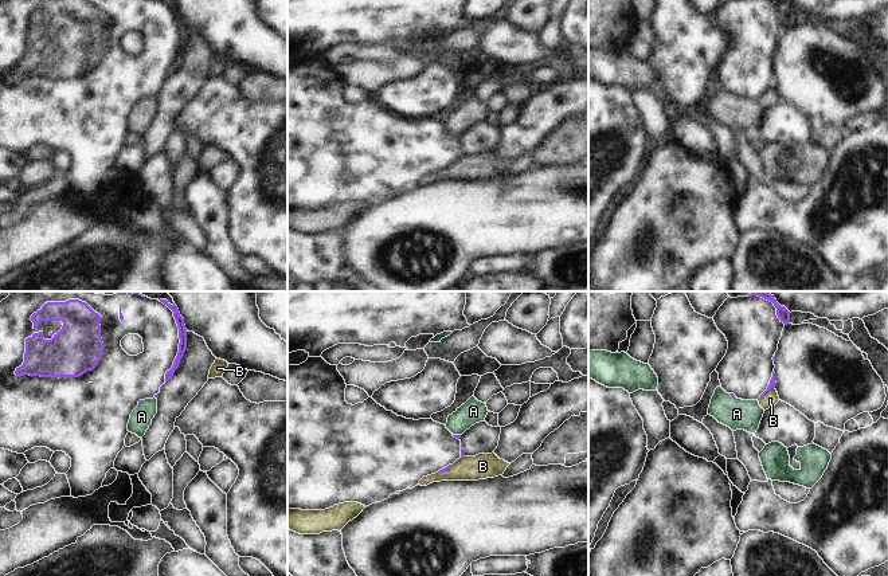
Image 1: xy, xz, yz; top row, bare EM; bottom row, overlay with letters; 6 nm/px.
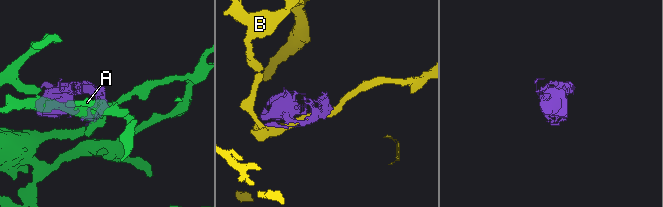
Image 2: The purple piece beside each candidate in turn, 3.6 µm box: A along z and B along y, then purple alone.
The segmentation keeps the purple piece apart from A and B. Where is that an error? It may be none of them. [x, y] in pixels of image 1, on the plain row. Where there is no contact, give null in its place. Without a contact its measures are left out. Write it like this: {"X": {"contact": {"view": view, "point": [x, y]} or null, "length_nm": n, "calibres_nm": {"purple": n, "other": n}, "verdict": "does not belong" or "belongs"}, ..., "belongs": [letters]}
{"A": {"contact": {"view": "xz", "point": [457, 134]}, "length_nm": 50, "calibres_nm": {"purple": 20, "other": 140}, "verdict": "does not belong"}, "B": {"contact": {"view": "yz", "point": [766, 90]}, "length_nm": 130, "calibres_nm": {"purple": 40, "other": 90}, "verdict": "does not belong"}, "belongs": []}

